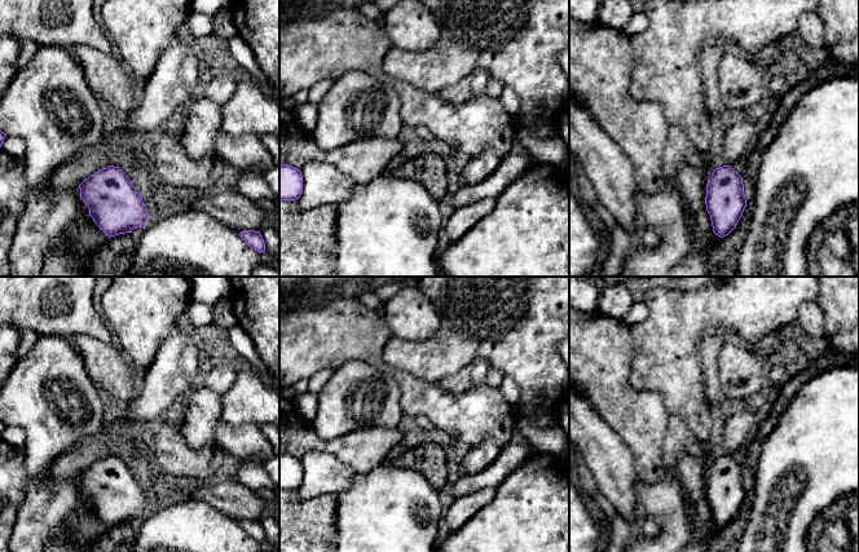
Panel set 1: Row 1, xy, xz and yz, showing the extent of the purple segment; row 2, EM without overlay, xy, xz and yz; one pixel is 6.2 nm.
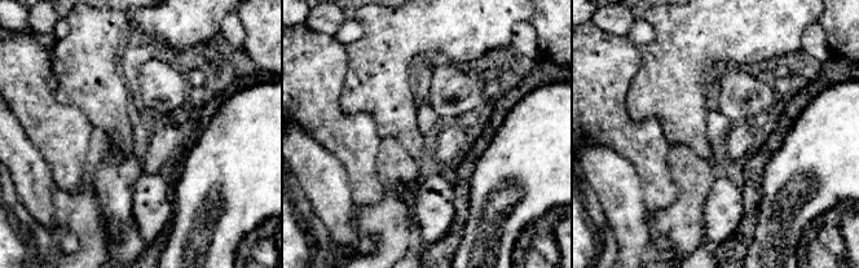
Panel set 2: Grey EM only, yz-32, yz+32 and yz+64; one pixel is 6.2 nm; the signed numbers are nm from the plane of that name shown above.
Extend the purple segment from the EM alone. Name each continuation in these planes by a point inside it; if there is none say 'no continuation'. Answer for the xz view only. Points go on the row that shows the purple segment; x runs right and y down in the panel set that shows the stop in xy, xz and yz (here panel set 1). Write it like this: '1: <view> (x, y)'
no continuation

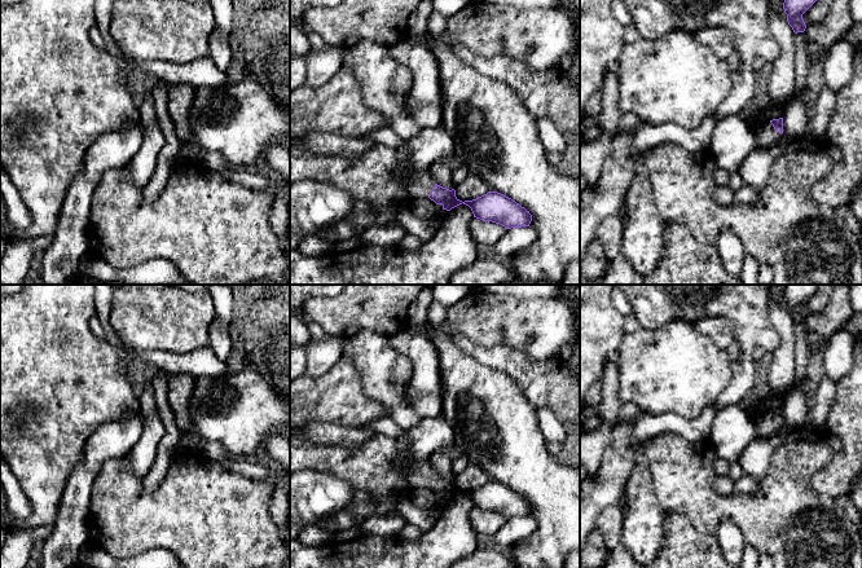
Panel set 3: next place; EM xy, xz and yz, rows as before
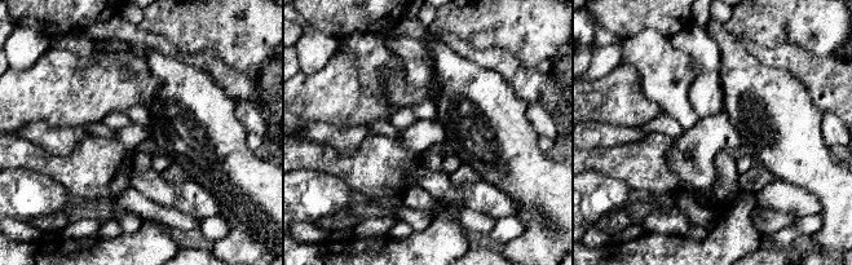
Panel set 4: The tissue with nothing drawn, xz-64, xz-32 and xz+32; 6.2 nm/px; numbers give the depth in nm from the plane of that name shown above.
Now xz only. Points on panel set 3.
1: xz (432, 144)

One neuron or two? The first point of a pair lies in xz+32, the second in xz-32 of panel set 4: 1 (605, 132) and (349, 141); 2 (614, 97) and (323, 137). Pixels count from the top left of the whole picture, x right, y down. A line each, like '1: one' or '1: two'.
1: one
2: two

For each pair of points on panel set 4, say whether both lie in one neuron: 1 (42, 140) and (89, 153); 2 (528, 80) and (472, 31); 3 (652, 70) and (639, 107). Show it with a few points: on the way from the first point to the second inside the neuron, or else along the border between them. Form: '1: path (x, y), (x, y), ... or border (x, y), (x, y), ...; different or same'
1: border (88, 135), (66, 154), (51, 154), (43, 148); different
2: border (460, 39), (477, 49), (504, 48), (517, 60); different
3: border (632, 65), (641, 79), (643, 93), (665, 111); different

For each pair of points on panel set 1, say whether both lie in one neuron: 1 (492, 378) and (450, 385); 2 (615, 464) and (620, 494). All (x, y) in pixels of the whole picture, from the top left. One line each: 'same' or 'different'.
1: same
2: same

